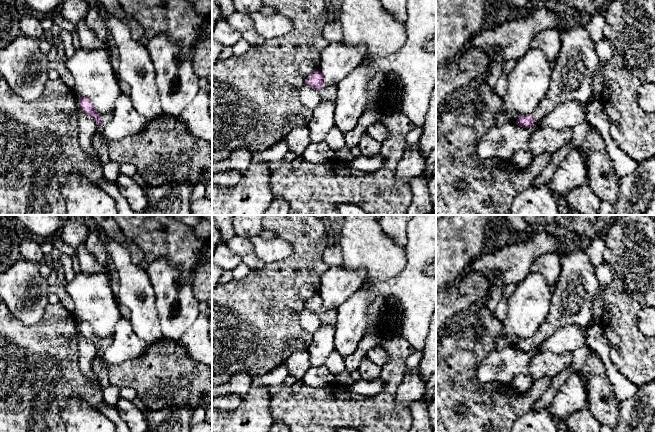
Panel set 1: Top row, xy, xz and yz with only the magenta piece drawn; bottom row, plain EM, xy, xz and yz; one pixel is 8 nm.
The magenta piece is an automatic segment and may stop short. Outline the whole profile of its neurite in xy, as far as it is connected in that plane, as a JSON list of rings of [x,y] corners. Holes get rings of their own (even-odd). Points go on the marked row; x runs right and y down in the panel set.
[[[79,97],[78,102],[81,110],[88,116],[92,117],[100,129],[106,126],[112,119],[113,113],[99,114],[95,111],[91,100],[88,97]]]

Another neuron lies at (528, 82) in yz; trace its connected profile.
[[[530,49],[518,59],[516,66],[508,72],[508,86],[505,95],[502,97],[504,108],[497,113],[494,126],[516,123],[520,115],[532,114],[546,96],[552,70],[553,64],[540,49]]]

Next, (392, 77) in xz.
[[[391,70],[386,74],[386,81],[388,81],[393,88],[393,99],[395,100],[395,103],[402,105],[404,95],[403,79],[398,73]]]

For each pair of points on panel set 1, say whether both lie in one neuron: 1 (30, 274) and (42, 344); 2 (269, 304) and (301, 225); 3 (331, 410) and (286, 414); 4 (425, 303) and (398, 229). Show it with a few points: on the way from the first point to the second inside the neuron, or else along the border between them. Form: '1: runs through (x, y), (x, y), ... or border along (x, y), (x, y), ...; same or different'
1: border along (48, 303), (34, 324), (15, 318); different
2: runs through (288, 284), (301, 271), (301, 245); same
3: runs through (320, 411), (297, 411); same
4: border along (407, 225), (407, 244), (405, 248); different

